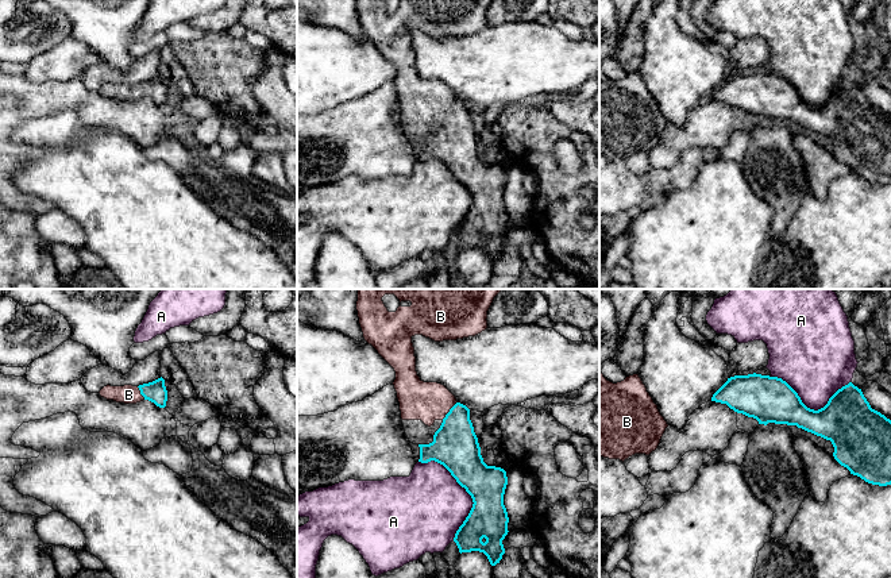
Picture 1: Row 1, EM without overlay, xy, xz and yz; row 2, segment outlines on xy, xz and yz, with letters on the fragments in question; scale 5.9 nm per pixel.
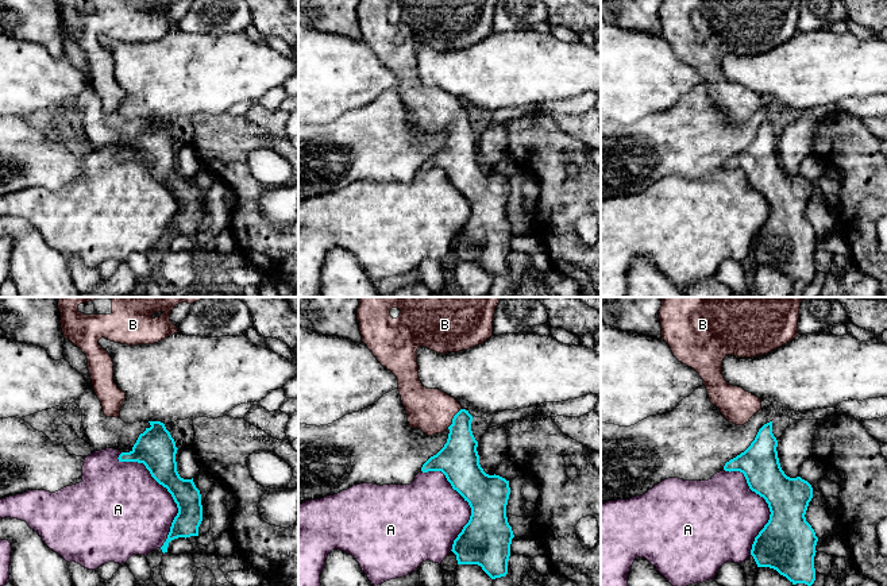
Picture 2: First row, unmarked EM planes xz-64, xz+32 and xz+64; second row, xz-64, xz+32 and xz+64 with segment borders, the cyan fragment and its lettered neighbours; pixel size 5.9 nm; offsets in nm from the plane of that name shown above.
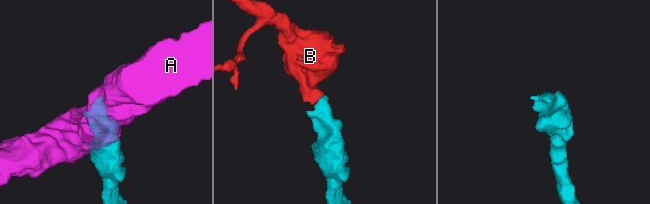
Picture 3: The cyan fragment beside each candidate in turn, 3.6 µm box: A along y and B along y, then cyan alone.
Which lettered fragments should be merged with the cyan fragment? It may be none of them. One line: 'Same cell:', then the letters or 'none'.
Same cell: B

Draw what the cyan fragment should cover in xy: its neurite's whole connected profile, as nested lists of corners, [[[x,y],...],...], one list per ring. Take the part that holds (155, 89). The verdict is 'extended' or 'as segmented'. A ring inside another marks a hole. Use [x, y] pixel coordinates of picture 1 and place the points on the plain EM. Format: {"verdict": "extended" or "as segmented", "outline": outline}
{"verdict": "extended", "outline": [[[161,74],[153,80],[143,81],[139,84],[124,82],[124,84],[104,84],[100,93],[107,97],[113,97],[116,100],[136,101],[143,97],[154,100],[159,105],[166,104],[167,88],[165,84],[165,77]]]}

